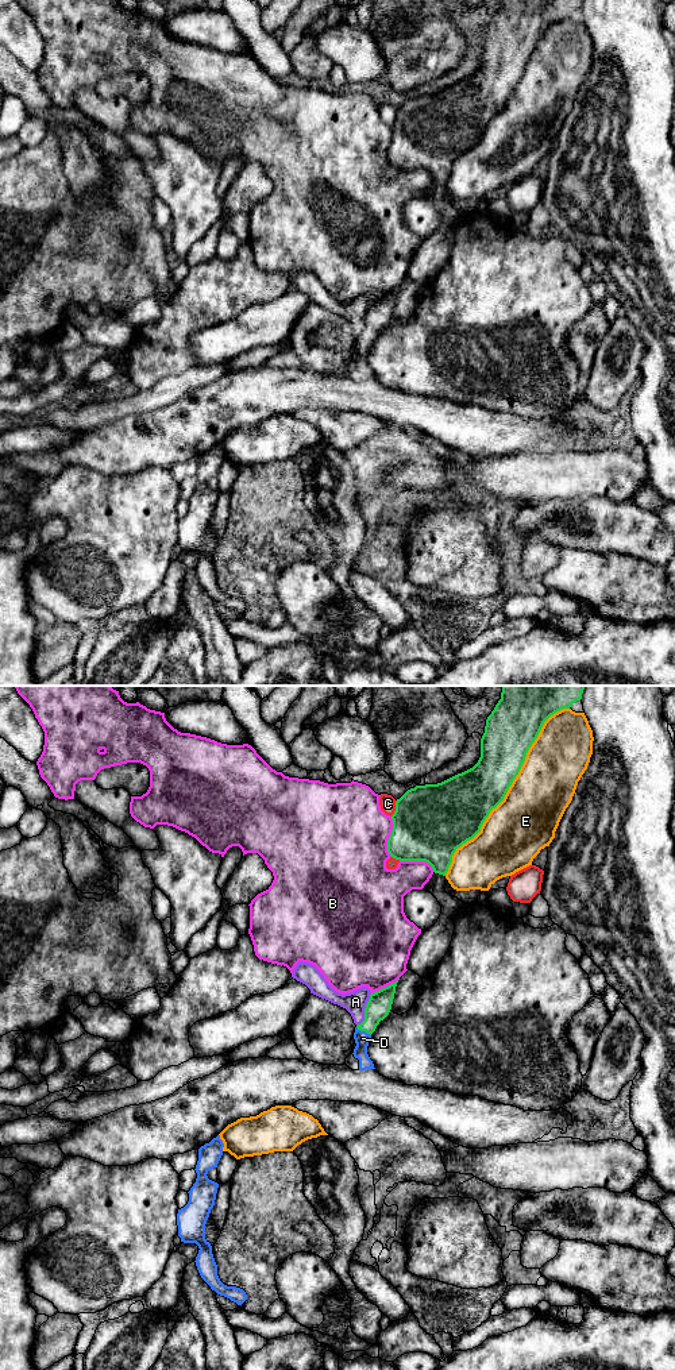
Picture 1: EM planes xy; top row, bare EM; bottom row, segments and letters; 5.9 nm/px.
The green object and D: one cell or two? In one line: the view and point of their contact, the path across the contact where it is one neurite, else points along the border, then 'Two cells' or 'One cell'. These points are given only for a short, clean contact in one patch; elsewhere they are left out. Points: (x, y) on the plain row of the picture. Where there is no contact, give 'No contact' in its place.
Touches green at xy (363, 339). Path across: xy (380, 312), (370, 332), (363, 339), (362, 347). One cell

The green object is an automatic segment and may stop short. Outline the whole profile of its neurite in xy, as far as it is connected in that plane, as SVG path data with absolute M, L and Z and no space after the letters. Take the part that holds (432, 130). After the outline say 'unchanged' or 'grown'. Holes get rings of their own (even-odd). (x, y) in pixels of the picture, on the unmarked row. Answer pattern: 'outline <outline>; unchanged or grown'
outline M502 0L501 8L486 28L478 72L441 92L416 94L397 108L392 124L393 139L387 148L389 163L400 170L425 170L435 182L446 185L456 158L481 140L490 120L504 109L544 31L555 22L570 18L572 12L582 8L582 3L583 0Z; unchanged

